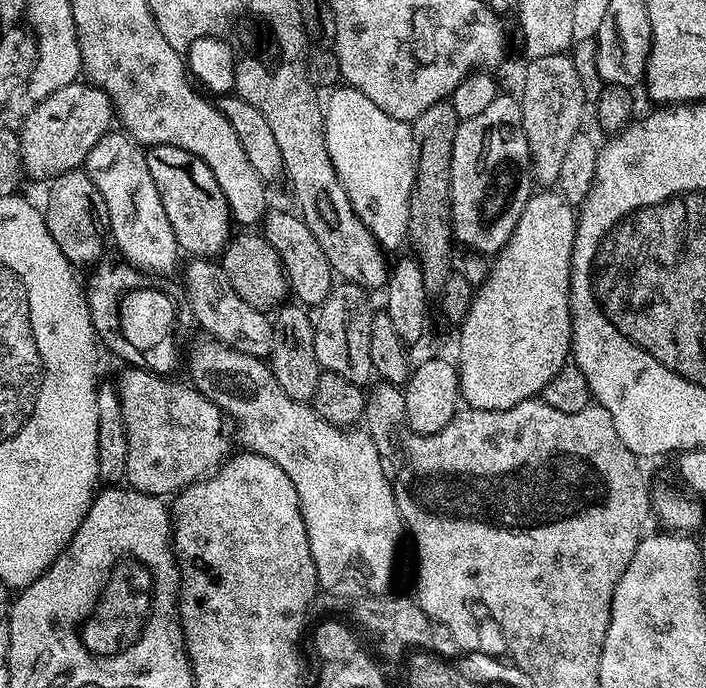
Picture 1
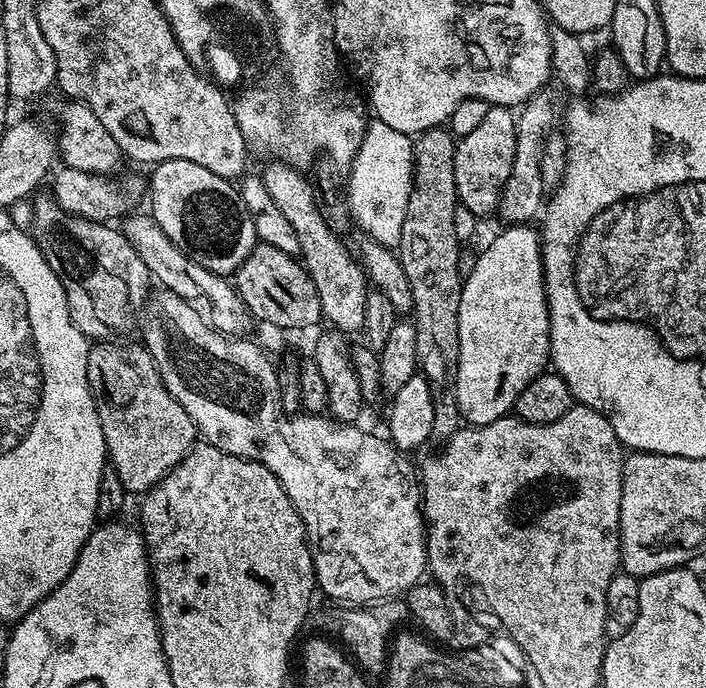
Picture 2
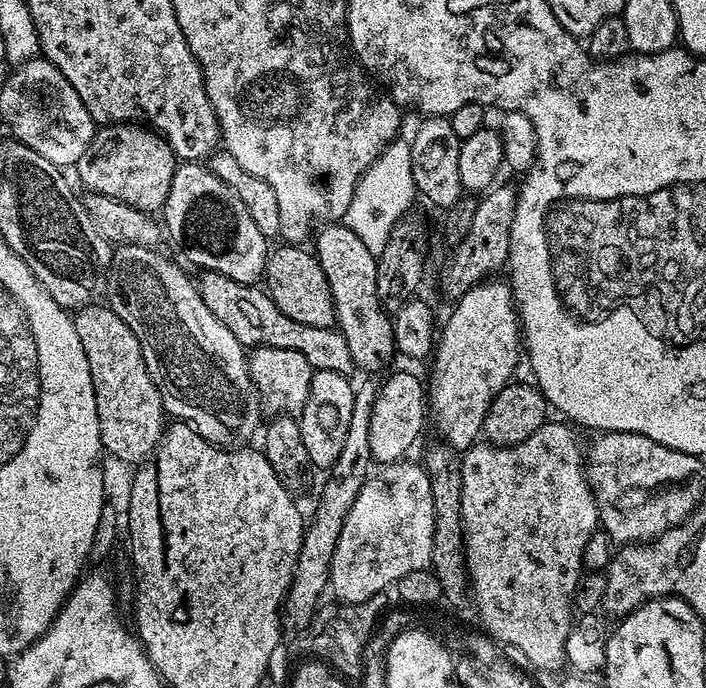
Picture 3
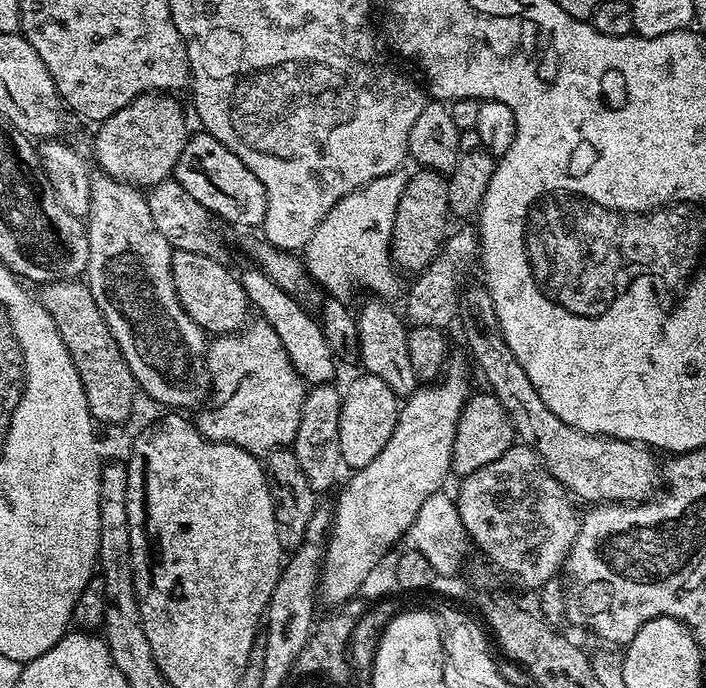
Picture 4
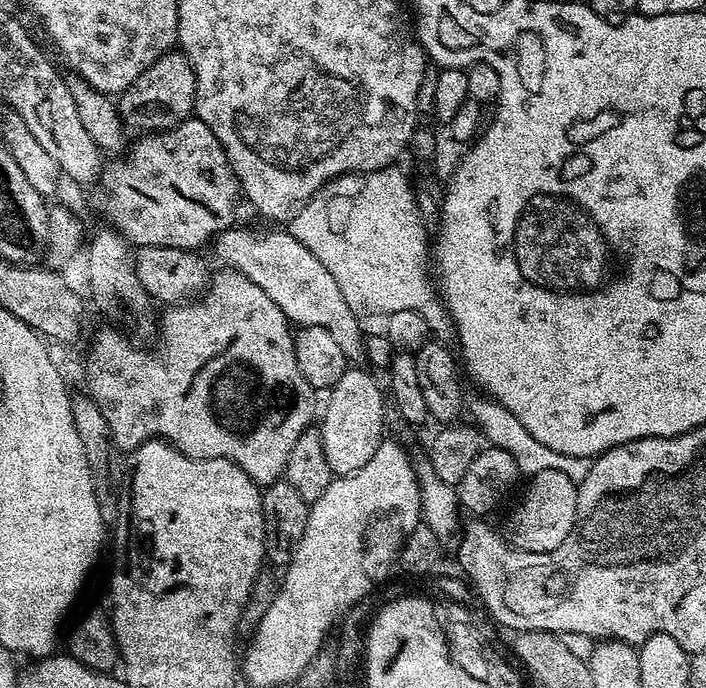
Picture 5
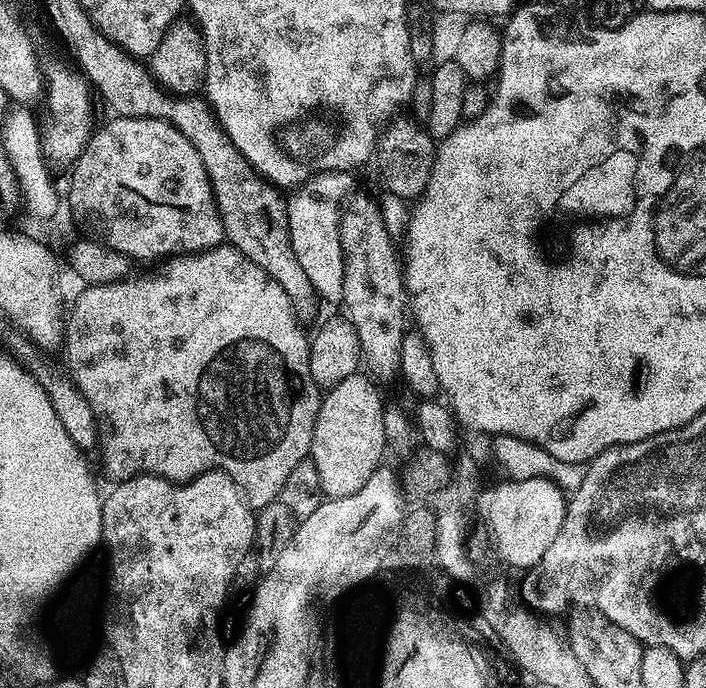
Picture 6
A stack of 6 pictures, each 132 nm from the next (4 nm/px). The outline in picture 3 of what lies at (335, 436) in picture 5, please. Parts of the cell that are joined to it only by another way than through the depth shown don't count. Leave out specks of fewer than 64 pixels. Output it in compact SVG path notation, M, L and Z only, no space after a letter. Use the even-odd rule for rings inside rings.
M396 372L383 385L379 385L374 402L374 410L370 414L370 454L377 465L395 464L403 461L404 456L416 444L420 431L426 424L426 384L412 372Z

